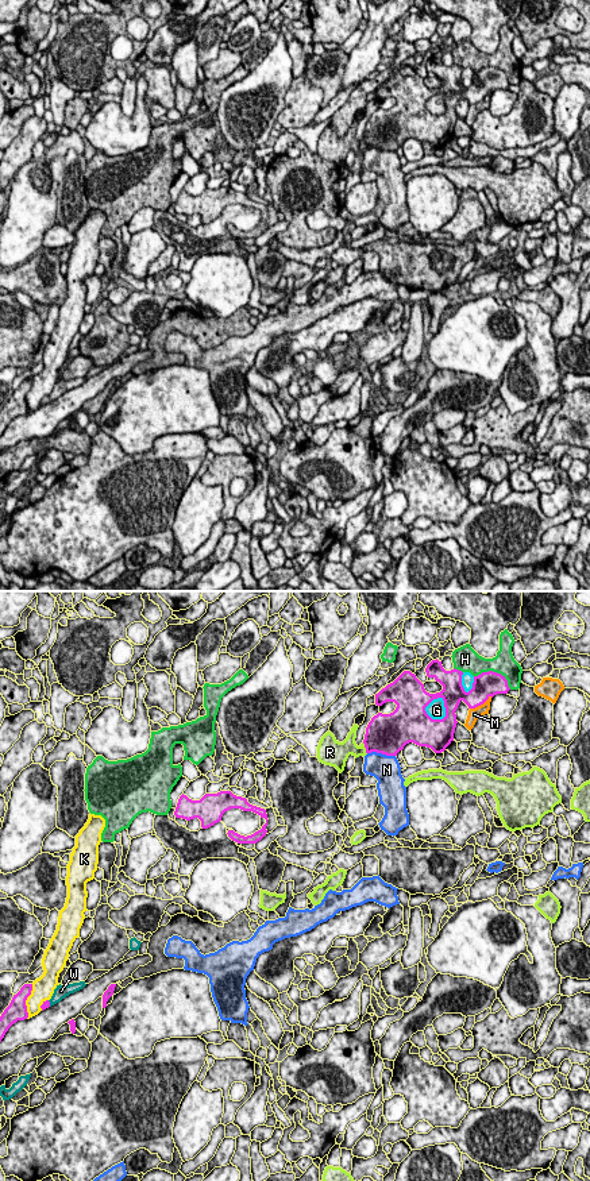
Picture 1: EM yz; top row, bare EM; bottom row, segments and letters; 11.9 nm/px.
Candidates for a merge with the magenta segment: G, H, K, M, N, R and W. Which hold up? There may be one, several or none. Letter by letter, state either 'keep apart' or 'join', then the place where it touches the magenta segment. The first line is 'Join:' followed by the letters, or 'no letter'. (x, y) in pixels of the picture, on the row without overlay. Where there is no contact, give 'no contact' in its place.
Join: no letter
G: keep apart; contact yz (446, 108)
H: keep apart; contact yz (494, 68)
K: keep apart; contact yz (24, 397)
M: keep apart; contact yz (481, 99)
N: keep apart; contact yz (381, 147)
R: keep apart; contact yz (365, 142)
W: keep apart; contact yz (49, 398)

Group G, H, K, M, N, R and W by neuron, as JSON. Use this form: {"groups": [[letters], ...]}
{"groups": [["G", "M"], ["H"], ["K"], ["N"], ["R"], ["W"]]}

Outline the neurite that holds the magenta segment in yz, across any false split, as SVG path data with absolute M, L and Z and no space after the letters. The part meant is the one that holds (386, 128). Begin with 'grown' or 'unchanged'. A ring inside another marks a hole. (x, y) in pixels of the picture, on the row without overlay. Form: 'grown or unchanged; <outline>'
unchanged; M437 54L427 61L425 67L443 81L440 88L427 88L414 69L404 66L375 89L377 101L394 97L397 103L390 109L378 108L371 113L363 135L366 148L397 151L409 138L441 148L454 136L458 119L455 107L462 96L468 104L475 104L490 92L508 89L510 85L505 72L489 66L474 72L473 84L466 88L462 81L463 67L455 63L446 66ZM437 93L444 96L443 115L432 115L425 107L425 103Z

